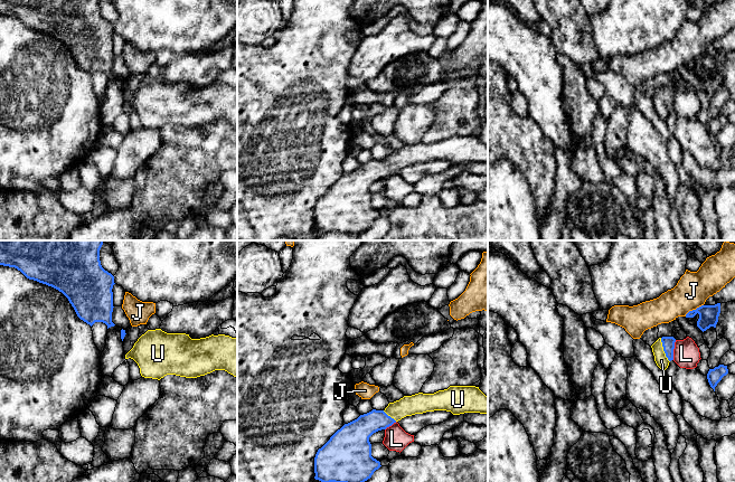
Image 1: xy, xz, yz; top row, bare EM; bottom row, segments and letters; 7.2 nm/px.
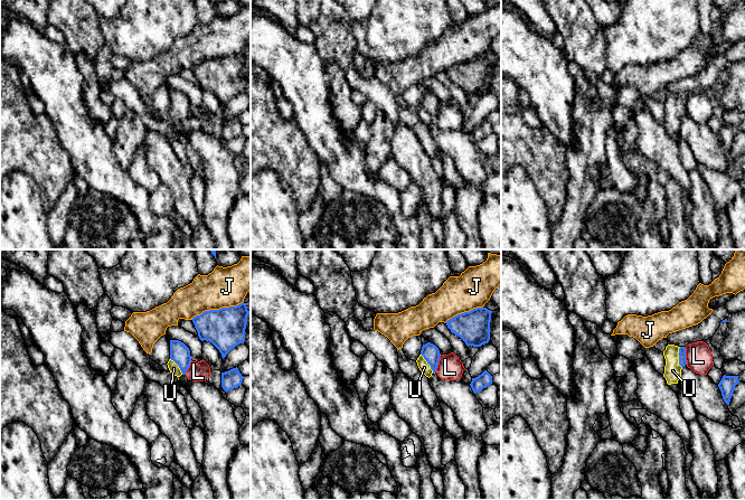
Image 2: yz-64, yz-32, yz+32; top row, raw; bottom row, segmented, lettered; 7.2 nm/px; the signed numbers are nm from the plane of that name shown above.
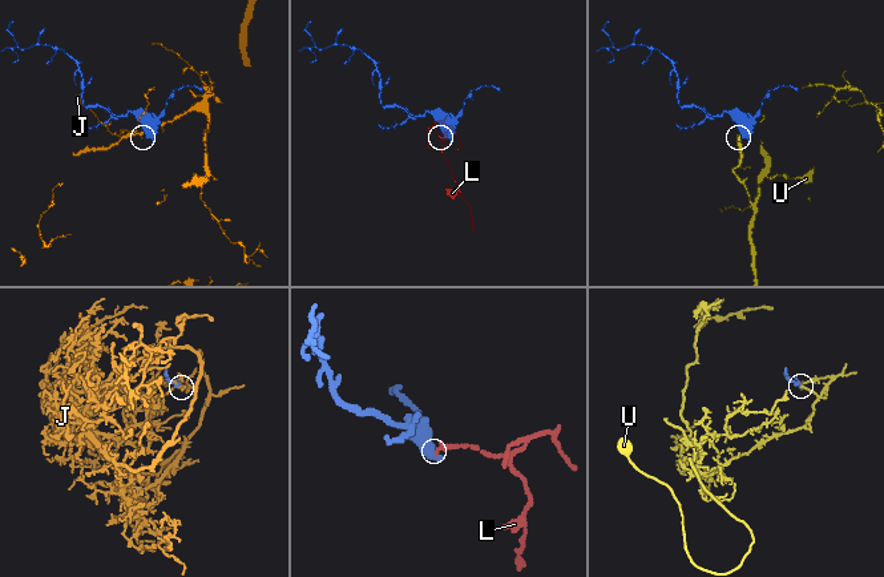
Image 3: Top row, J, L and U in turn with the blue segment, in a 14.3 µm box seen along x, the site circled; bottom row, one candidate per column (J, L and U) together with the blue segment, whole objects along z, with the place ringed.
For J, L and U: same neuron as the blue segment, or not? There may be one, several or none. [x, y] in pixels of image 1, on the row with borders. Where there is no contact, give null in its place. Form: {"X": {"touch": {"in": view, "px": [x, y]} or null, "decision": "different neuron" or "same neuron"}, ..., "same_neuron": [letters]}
{"J": {"touch": {"in": "yz", "px": [694, 310]}, "decision": "different neuron"}, "L": {"touch": {"in": "yz", "px": [672, 350]}, "decision": "different neuron"}, "U": {"touch": {"in": "yz", "px": [663, 350]}, "decision": "same neuron"}, "same_neuron": ["U"]}

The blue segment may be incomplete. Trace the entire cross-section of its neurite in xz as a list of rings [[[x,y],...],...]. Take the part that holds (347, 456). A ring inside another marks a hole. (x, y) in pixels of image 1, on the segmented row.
[[[450,386],[434,394],[418,393],[389,403],[384,410],[373,409],[345,424],[318,450],[315,480],[321,482],[365,482],[381,465],[371,456],[369,437],[406,416],[446,410],[488,414],[488,396],[475,386]]]

